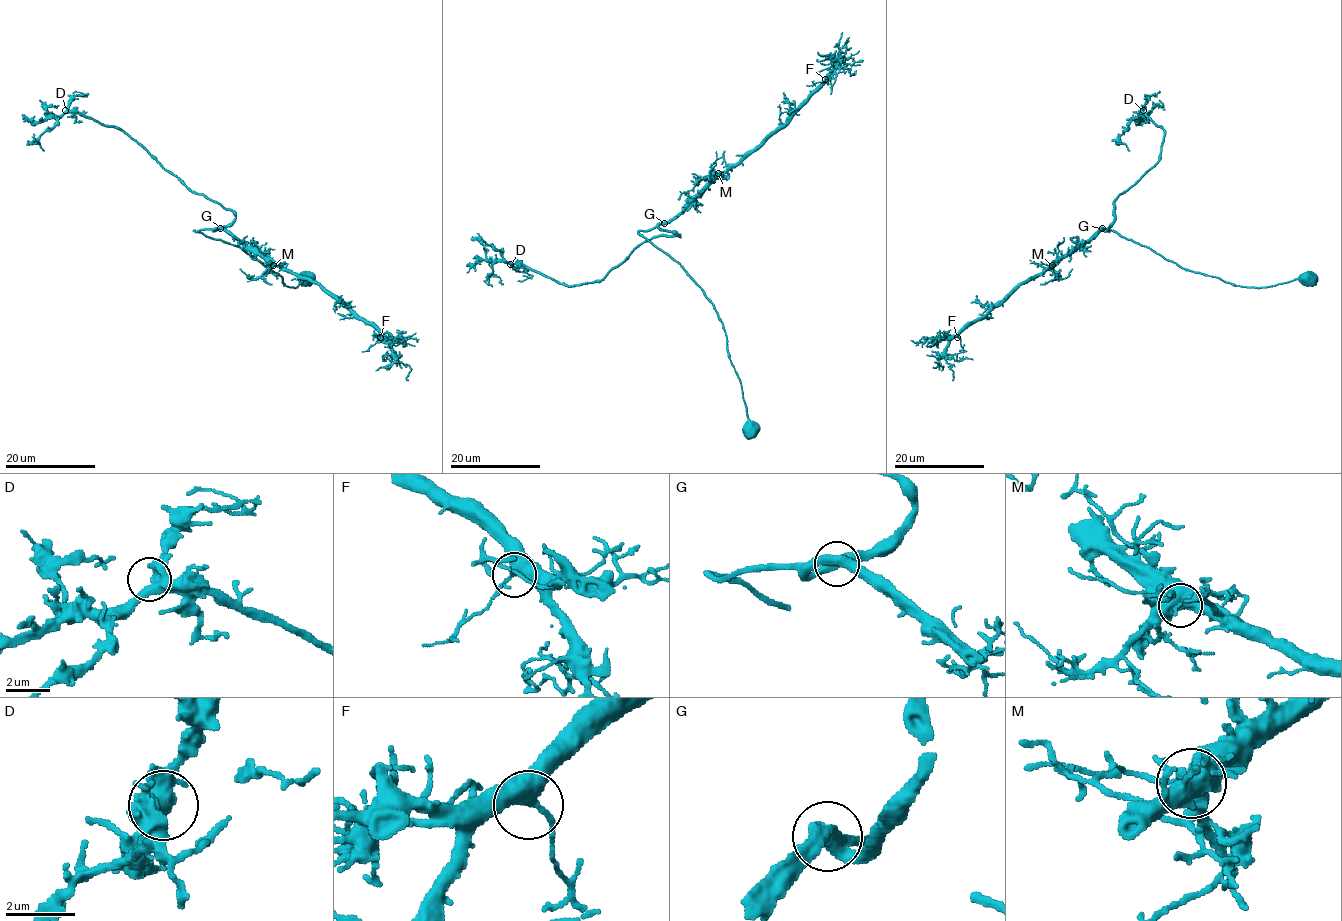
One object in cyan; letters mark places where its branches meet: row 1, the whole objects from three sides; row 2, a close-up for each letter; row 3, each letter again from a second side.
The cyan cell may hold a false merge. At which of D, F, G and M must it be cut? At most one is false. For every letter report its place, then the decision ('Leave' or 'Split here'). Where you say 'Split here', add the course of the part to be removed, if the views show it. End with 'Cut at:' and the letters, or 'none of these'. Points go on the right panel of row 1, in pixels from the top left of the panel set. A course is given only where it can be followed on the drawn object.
D: Place: (1143, 110). Leave
F: Place: (957, 337). Leave
G: Place: (1102, 228). Leave
M: Place: (1052, 265). Leave
Cut at: none of these

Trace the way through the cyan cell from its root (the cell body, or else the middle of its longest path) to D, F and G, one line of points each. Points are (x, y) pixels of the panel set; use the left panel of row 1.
D: (305, 279), (287, 286), (242, 248), (196, 231), (224, 228), (235, 214), (194, 193), (123, 131), (65, 110)
F: (305, 279), (287, 286), (242, 248), (195, 230), (223, 228), (287, 271), (311, 277), (380, 337)
G: (305, 279), (299, 277), (303, 280), (296, 288), (287, 286), (280, 275), (242, 248), (195, 230), (219, 228)

